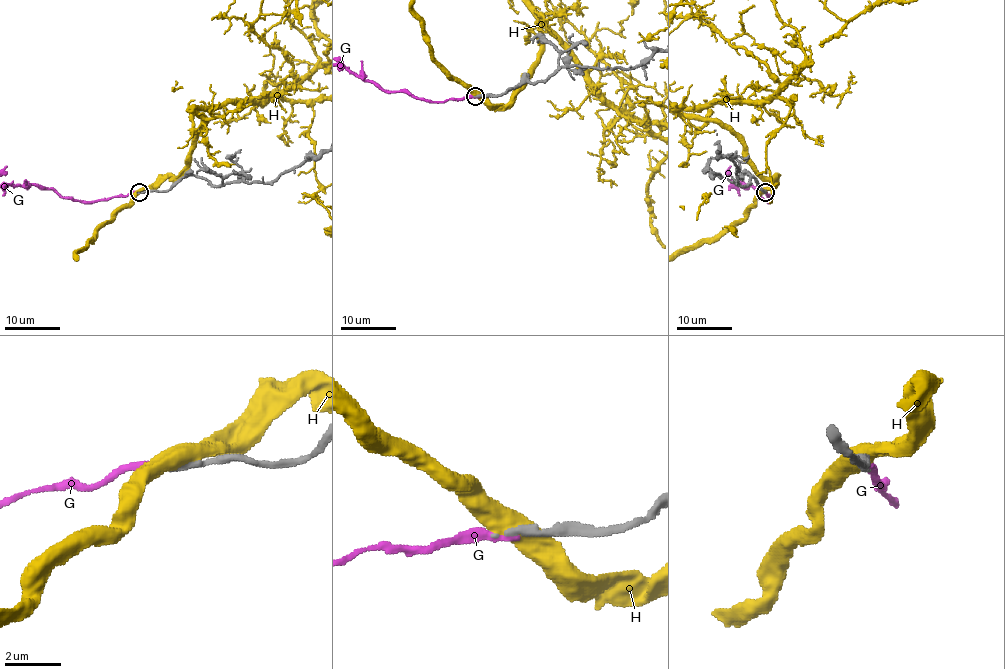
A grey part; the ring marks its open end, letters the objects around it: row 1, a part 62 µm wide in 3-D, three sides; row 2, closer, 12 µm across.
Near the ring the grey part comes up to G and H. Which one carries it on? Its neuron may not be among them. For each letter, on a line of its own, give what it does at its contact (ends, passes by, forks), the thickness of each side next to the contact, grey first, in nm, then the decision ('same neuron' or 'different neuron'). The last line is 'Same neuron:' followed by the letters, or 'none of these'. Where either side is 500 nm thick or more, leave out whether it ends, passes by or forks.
G: it ends; calibres 280 and 260 nm; different neuron
H: calibres 320 and 550 nm; different neuron
Same neuron: none of these

